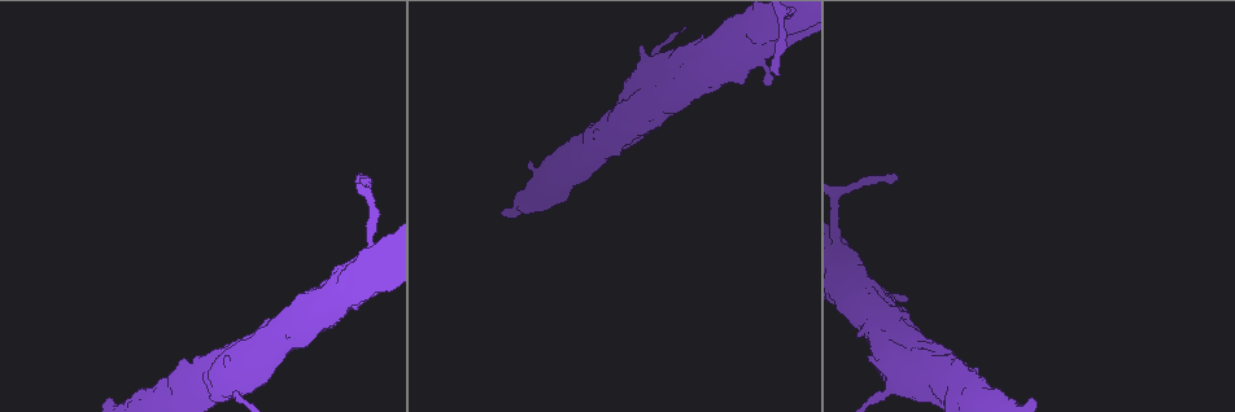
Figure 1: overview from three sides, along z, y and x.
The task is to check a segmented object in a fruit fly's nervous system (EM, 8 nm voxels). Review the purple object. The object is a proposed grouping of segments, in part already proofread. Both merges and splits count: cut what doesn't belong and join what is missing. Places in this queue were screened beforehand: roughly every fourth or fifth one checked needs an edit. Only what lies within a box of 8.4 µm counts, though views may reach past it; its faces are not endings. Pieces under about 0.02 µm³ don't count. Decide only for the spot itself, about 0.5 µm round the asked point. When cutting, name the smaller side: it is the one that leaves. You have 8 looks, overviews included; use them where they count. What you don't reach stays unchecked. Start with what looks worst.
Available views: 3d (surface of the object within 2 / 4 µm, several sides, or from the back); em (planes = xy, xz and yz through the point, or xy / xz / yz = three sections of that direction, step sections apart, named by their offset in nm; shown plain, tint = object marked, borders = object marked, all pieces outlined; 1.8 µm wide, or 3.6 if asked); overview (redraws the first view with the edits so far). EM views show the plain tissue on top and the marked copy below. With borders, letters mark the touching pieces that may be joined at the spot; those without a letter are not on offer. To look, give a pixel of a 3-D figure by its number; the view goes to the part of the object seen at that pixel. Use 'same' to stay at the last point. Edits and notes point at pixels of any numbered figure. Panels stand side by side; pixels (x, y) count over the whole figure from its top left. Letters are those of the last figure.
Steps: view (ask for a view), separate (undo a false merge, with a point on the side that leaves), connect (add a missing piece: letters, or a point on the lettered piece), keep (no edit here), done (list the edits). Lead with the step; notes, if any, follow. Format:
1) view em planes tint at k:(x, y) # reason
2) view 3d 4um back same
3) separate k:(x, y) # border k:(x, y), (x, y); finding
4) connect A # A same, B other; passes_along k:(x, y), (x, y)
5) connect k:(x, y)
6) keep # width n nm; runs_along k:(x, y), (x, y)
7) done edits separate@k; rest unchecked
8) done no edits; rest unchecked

view 3d 4um at 1:(897, 176) # an open end

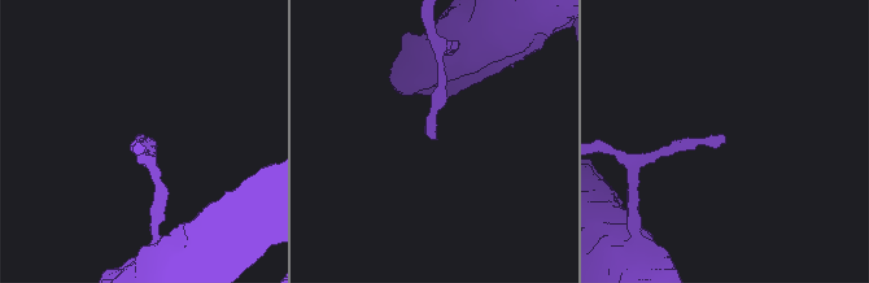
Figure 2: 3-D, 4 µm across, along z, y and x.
view em planes borders at 2:(725, 137)

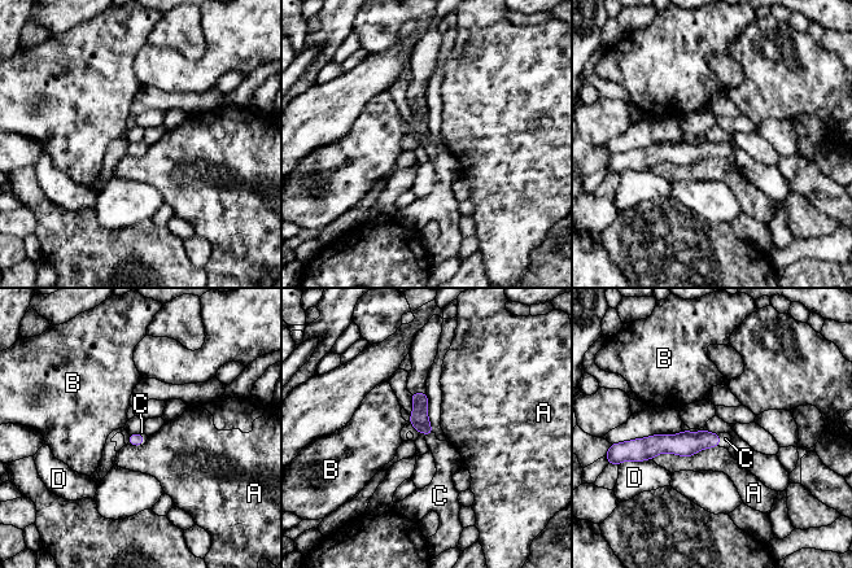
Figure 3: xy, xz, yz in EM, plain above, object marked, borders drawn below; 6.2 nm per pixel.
connect C # longest_contact A 400 nm; A other, B other, C same, D other; passes_along 3:(685, 444), (719, 440), (725, 438); it goes on there

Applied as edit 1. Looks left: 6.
view em planes borders at 1:(767, 86) # an open end

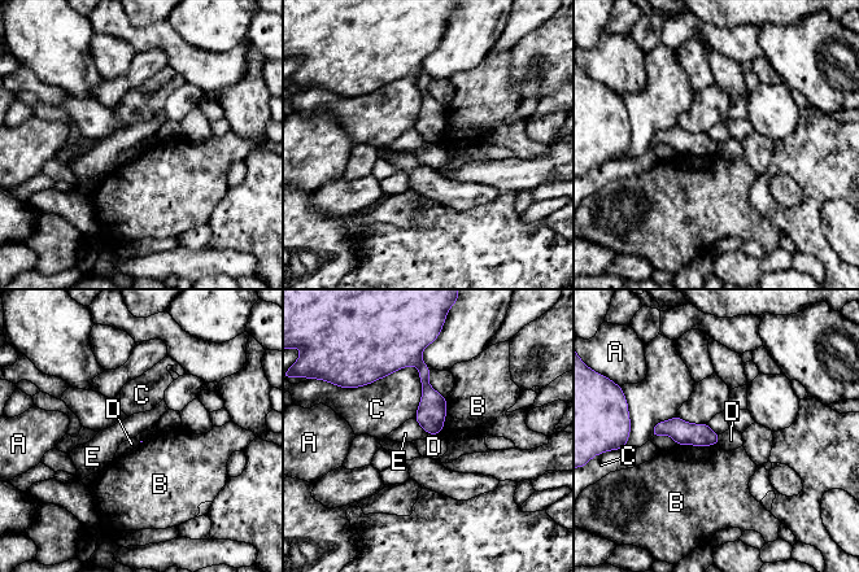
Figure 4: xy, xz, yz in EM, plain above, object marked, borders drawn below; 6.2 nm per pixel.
keep # A other, B other, C other, D other, E other; border 4:(428, 433), (439, 435); no lettered piece goes on from it

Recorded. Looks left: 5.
view em 3.6um xy step 8 tint at 1:(902, 379)

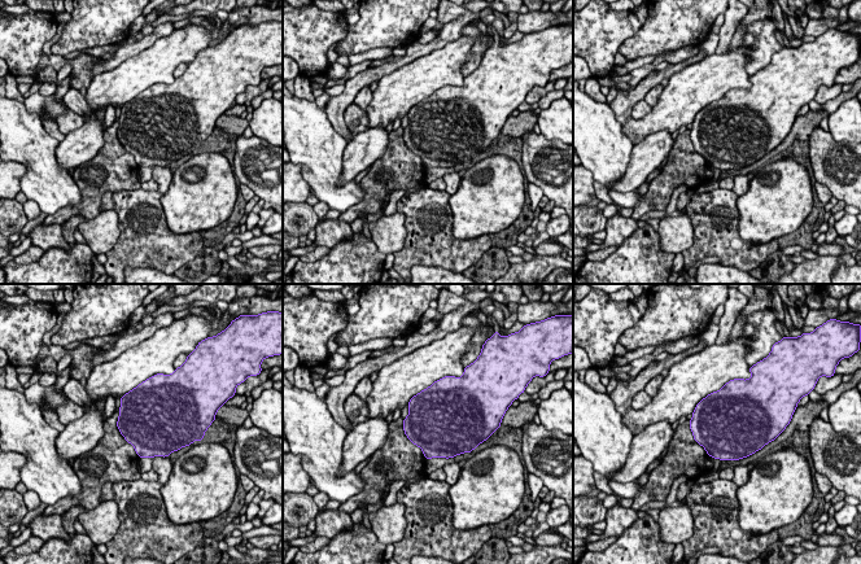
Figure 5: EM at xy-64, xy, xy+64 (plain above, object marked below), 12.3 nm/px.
view em 3.6um planes borders same # another direction

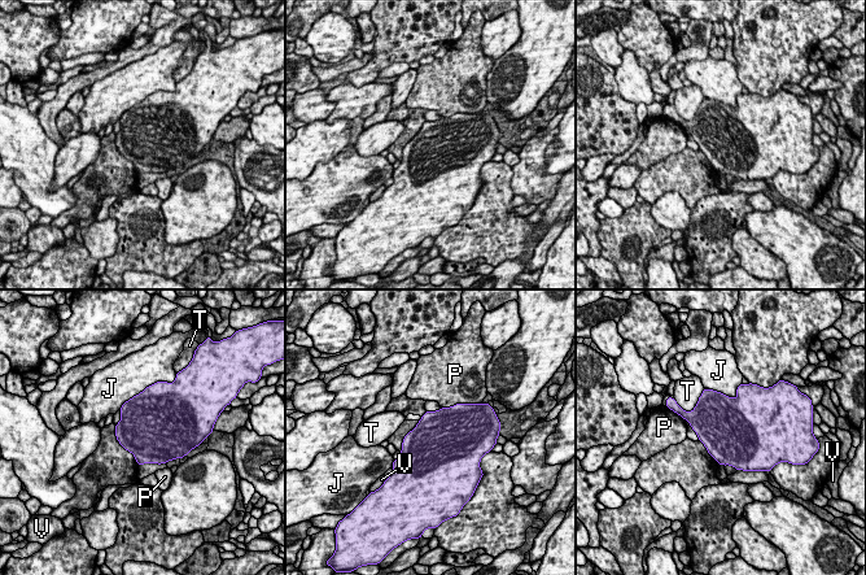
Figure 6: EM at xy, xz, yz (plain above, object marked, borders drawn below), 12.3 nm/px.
keep # longest_contact J 400 nm; J other, P other, T other, V other; border 6:(462, 403), (442, 408); continuous, no second neuron

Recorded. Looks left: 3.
done edits connect@3; rest unchecked

